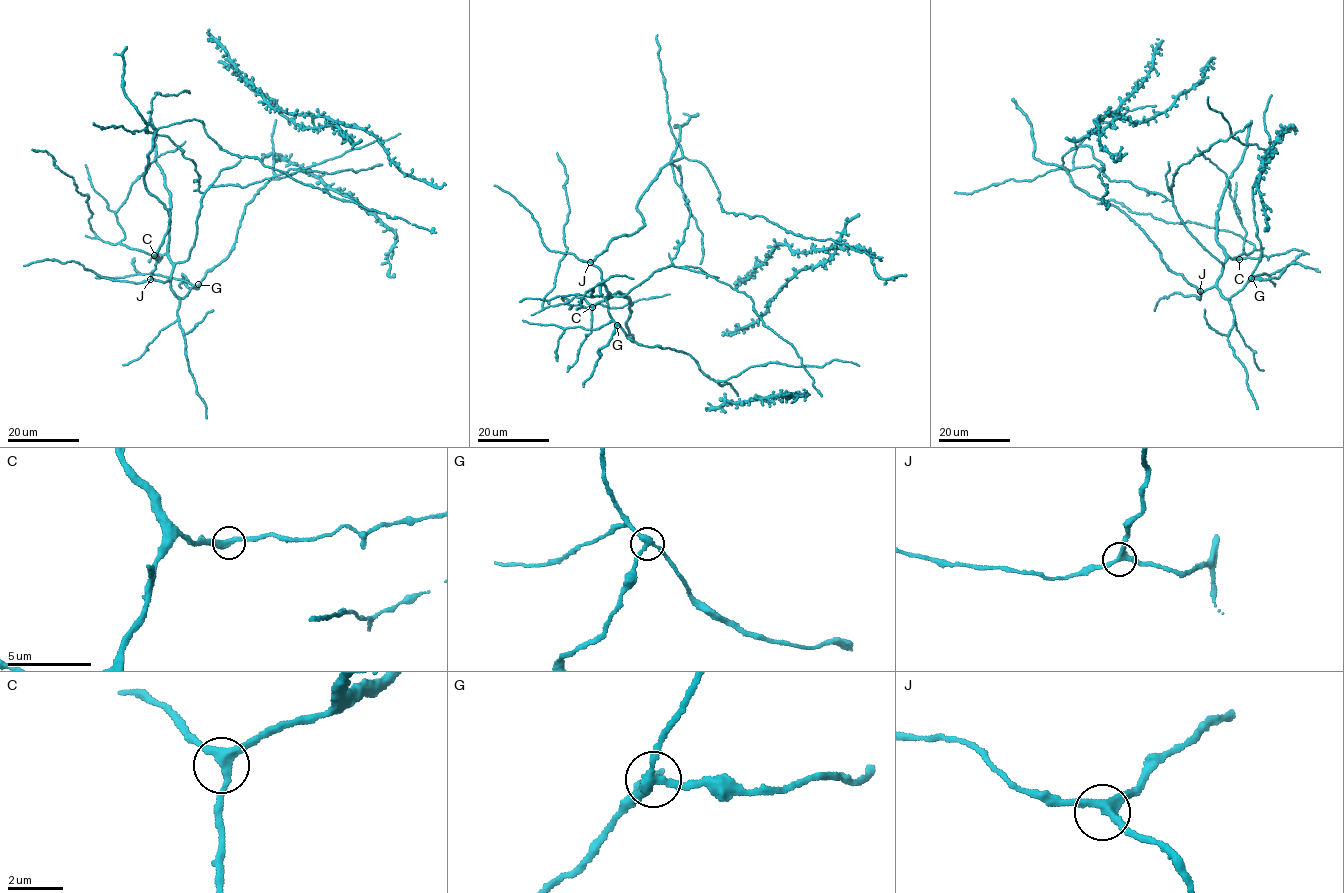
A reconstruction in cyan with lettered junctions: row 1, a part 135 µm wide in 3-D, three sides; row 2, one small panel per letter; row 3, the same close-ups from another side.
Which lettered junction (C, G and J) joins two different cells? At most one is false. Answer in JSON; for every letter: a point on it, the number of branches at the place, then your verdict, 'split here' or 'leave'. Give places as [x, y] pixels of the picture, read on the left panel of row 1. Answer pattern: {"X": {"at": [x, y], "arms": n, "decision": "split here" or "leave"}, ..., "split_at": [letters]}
{"C": {"at": [154, 255], "arms": 3, "decision": "leave"}, "G": {"at": [198, 284], "arms": 3, "decision": "split here"}, "J": {"at": [150, 279], "arms": 3, "decision": "leave"}, "split_at": ["G"]}

